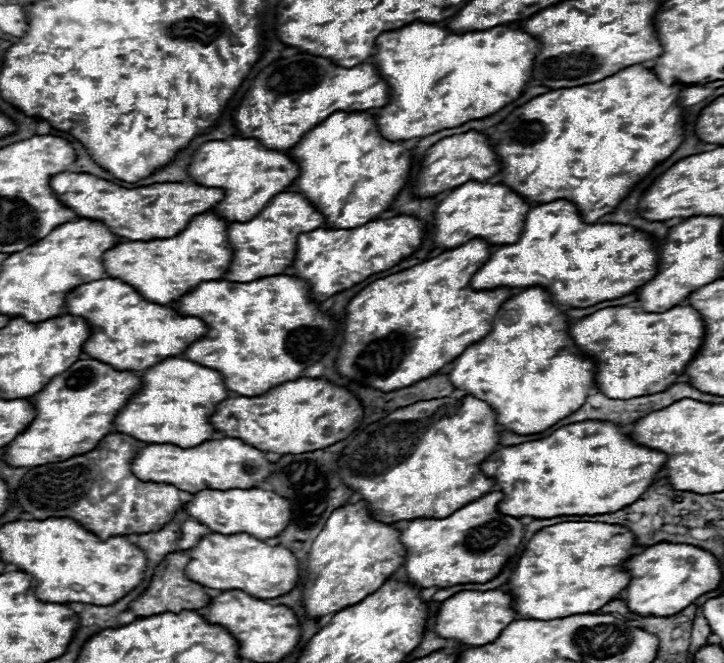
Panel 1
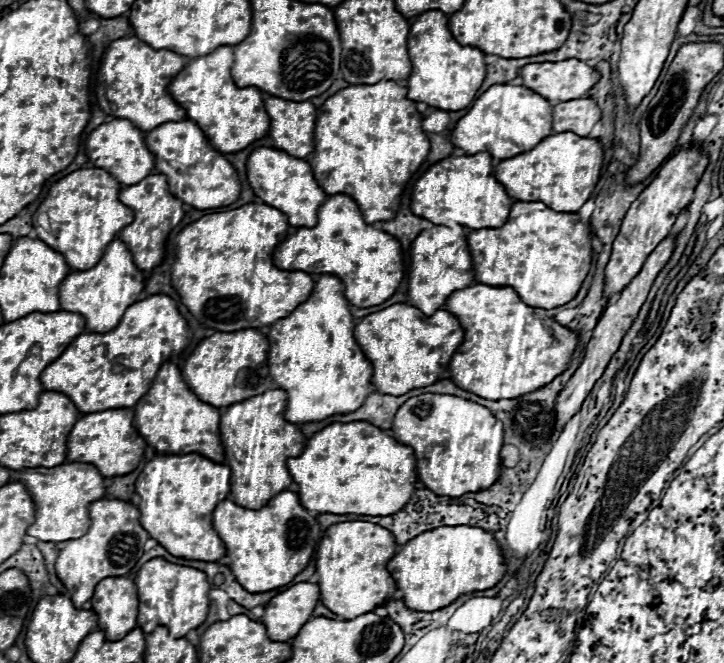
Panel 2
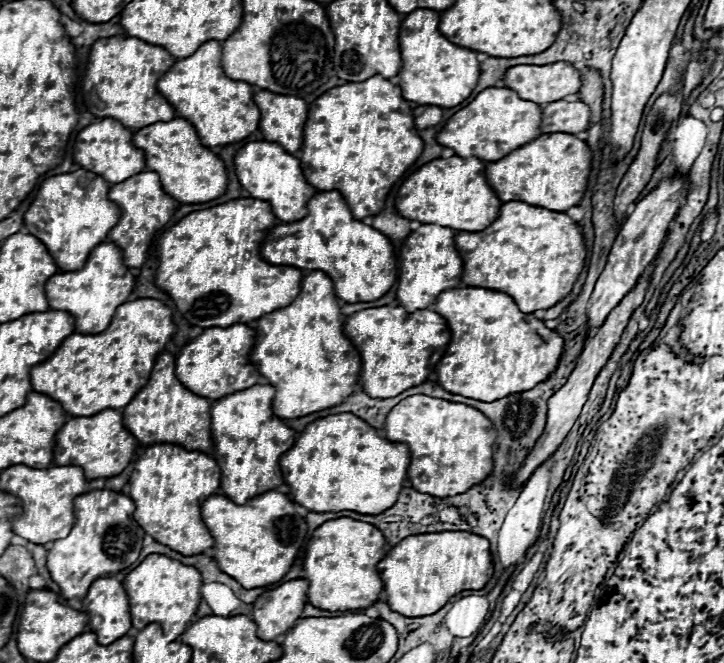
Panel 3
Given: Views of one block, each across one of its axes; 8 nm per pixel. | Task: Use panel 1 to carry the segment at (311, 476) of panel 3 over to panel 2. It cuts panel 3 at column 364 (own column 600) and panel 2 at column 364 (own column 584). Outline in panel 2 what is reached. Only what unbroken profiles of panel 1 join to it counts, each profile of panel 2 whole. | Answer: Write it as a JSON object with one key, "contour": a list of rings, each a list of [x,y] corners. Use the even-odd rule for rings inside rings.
{"contour":[[[334,422],[320,432],[312,434],[304,450],[296,458],[286,462],[292,480],[298,484],[300,504],[306,510],[318,514],[364,514],[364,516],[388,516],[408,504],[416,484],[416,456],[410,446],[396,442],[384,430],[368,422]]]}

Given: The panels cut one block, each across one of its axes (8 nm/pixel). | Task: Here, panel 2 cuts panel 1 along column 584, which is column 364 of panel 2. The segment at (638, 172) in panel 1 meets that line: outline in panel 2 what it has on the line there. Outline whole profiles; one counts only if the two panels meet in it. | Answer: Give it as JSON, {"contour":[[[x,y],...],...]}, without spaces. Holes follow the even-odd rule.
{"contour":[[[380,80],[372,86],[342,88],[318,108],[314,152],[306,162],[320,188],[326,194],[350,196],[368,224],[396,216],[402,190],[430,150],[430,142],[420,124],[422,114],[406,94],[408,90],[396,82]]]}

